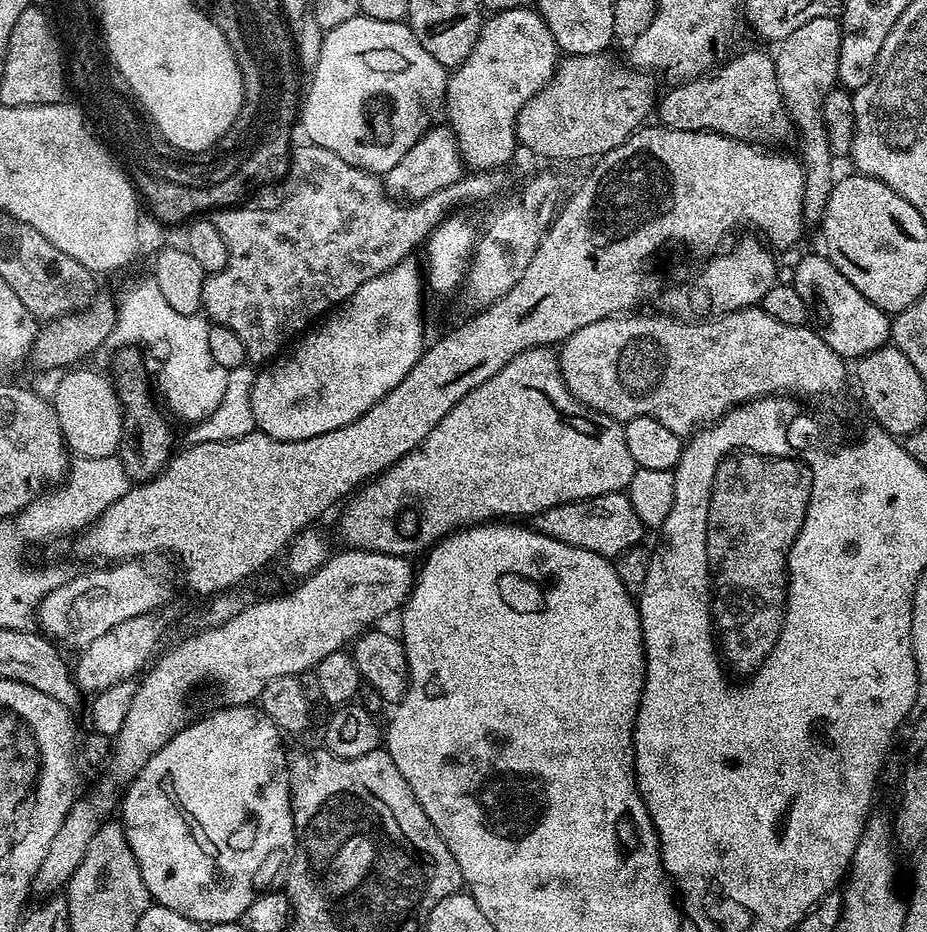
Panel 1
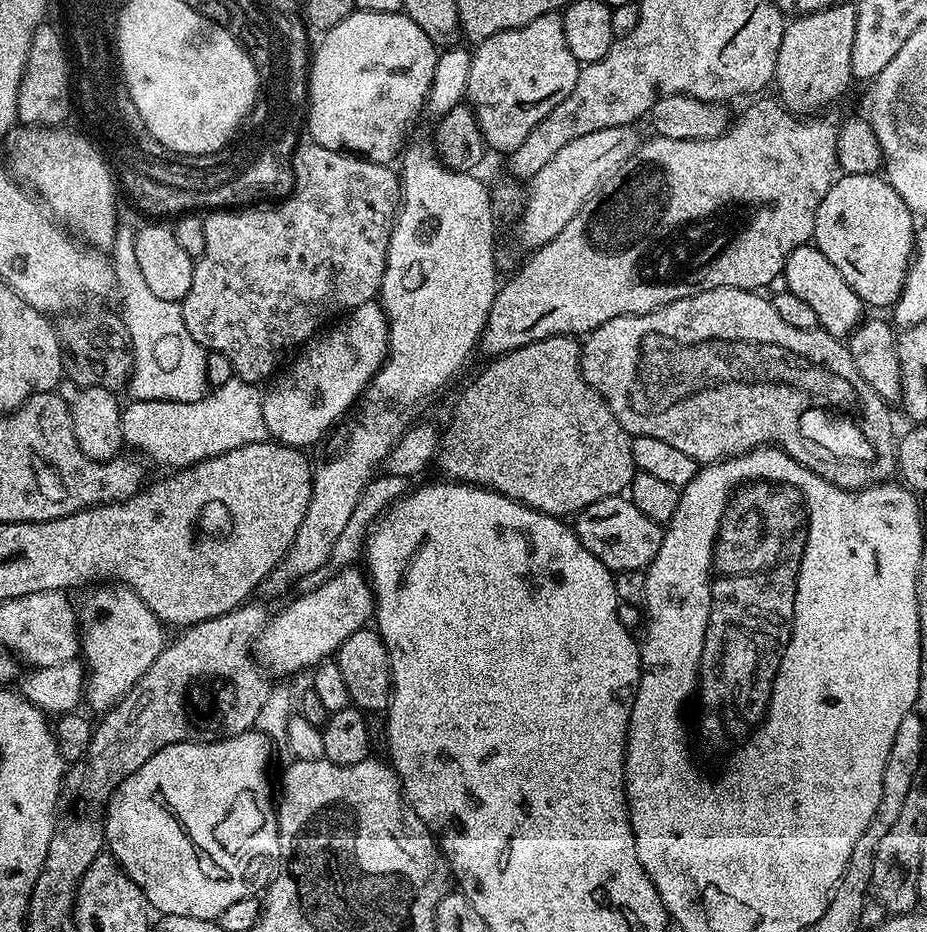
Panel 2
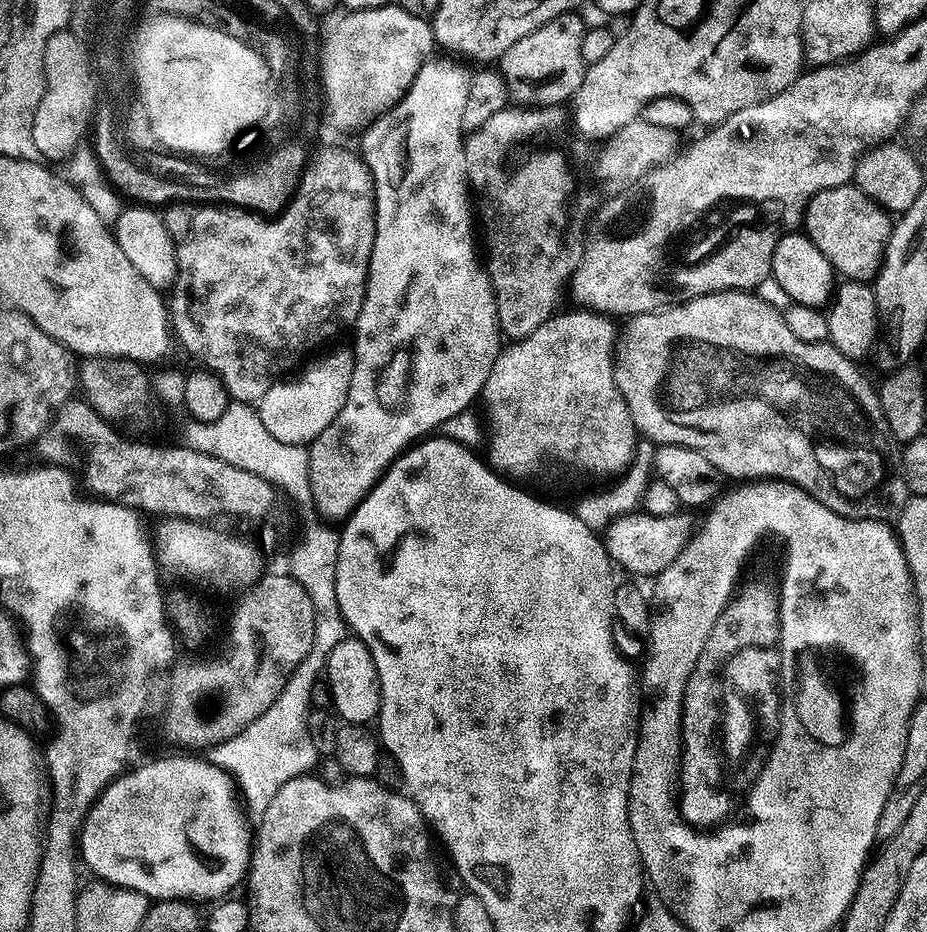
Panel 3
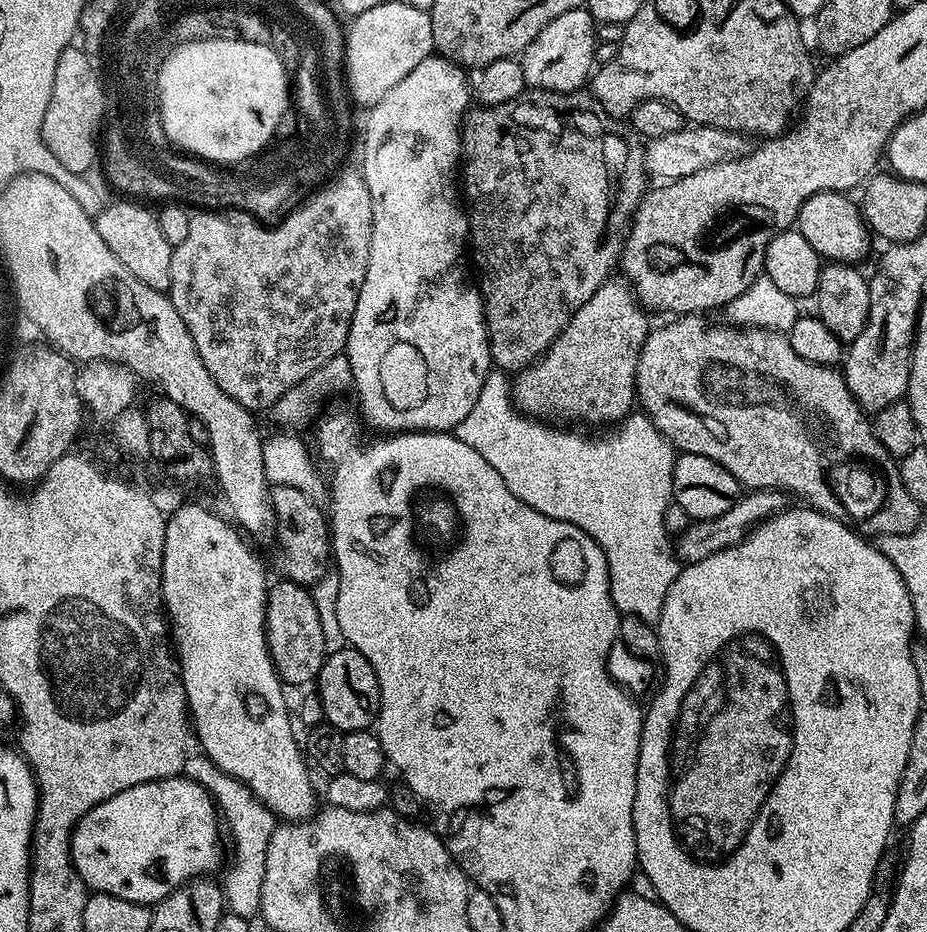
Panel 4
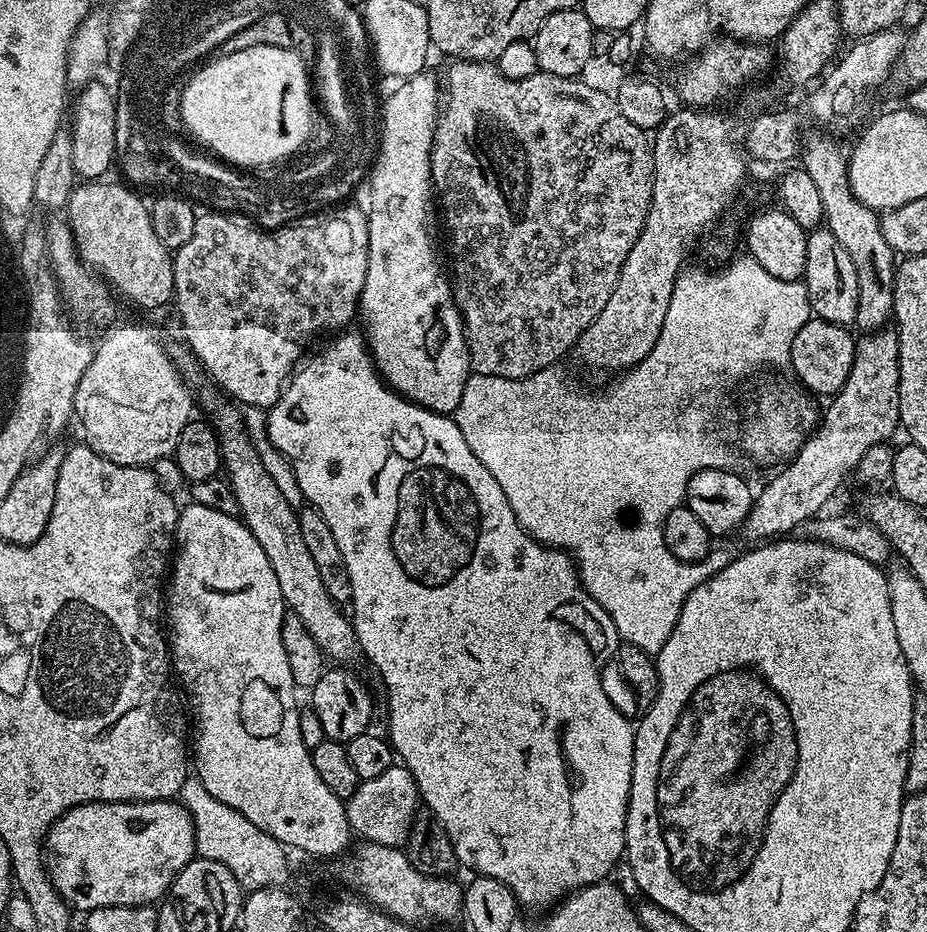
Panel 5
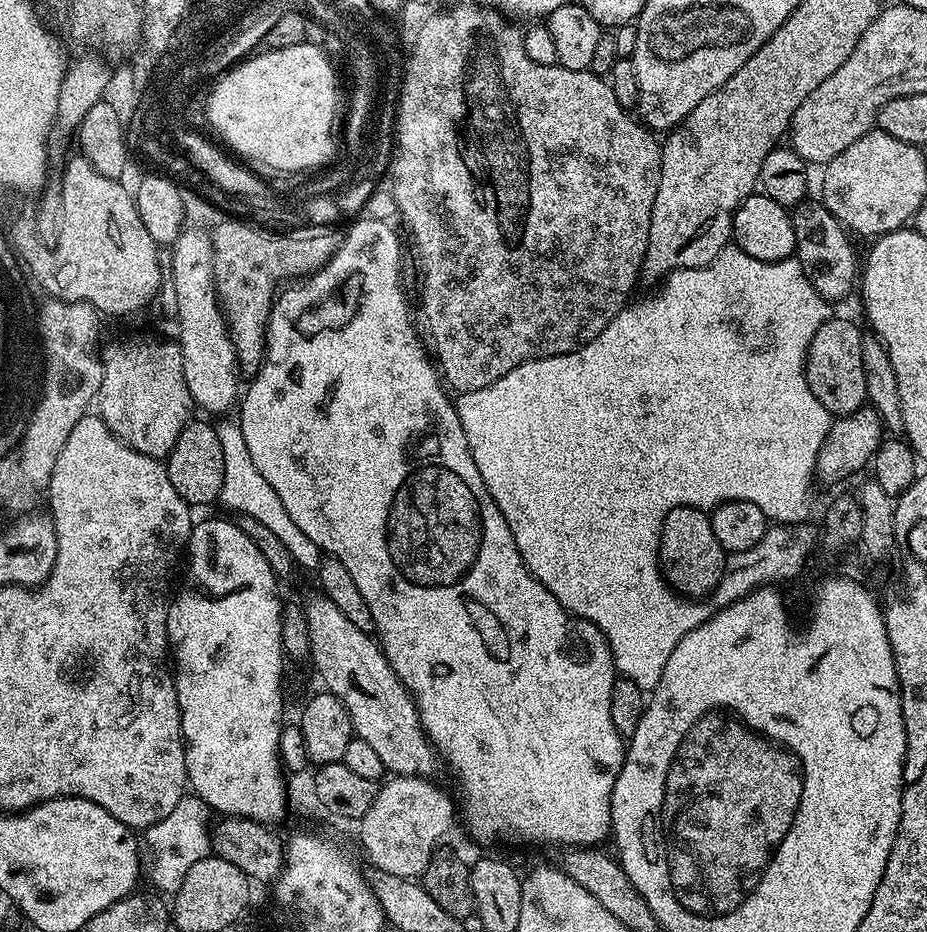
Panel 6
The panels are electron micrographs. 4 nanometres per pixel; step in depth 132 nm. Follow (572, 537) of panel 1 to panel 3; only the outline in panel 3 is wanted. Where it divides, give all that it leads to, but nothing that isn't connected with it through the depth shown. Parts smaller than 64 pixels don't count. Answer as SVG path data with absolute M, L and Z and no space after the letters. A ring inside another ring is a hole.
M643 510L626 512L603 529L604 549L617 569L625 568L636 576L655 578L662 570L666 570L666 566L670 566L670 562L674 562L674 558L678 558L678 554L682 554L682 550L692 539L694 520L692 524L691 515L693 513L688 510L665 516L651 516Z

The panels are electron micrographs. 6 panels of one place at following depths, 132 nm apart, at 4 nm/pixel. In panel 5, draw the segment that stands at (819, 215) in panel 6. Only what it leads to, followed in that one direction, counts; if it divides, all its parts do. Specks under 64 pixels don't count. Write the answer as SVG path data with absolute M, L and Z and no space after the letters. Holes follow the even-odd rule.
M817 226L808 232L806 270L802 282L808 291L812 311L819 319L845 326L855 325L858 314L858 274L854 274L854 262L850 262L842 242L834 238L827 226Z

